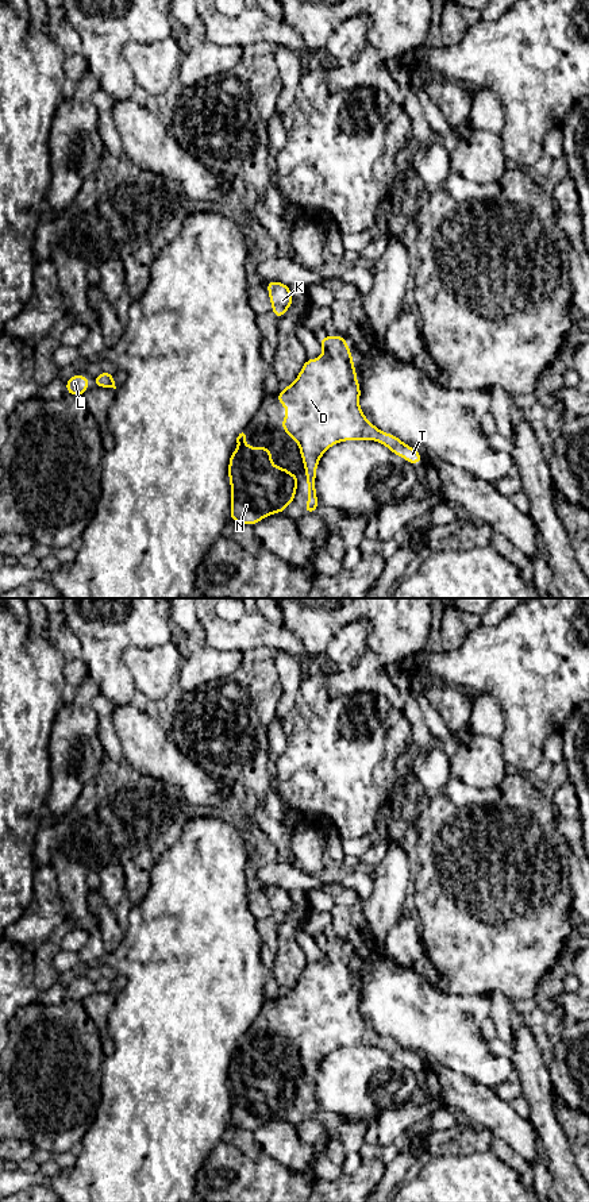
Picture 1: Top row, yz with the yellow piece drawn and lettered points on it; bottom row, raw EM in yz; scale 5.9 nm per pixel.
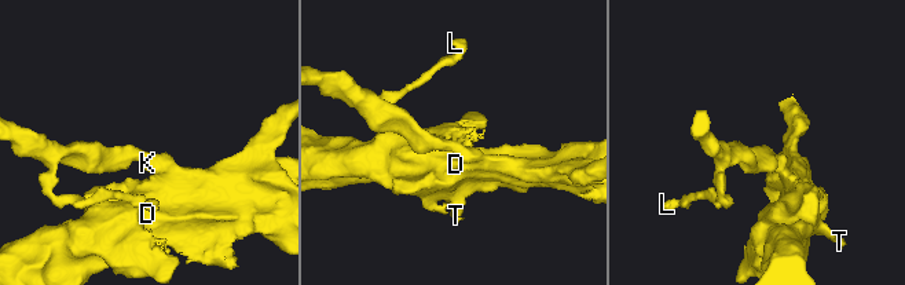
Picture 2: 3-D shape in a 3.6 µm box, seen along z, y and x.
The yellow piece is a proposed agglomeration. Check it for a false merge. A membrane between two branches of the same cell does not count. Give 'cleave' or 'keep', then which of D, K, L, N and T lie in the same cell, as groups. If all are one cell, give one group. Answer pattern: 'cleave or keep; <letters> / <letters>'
keep; D K L N T

